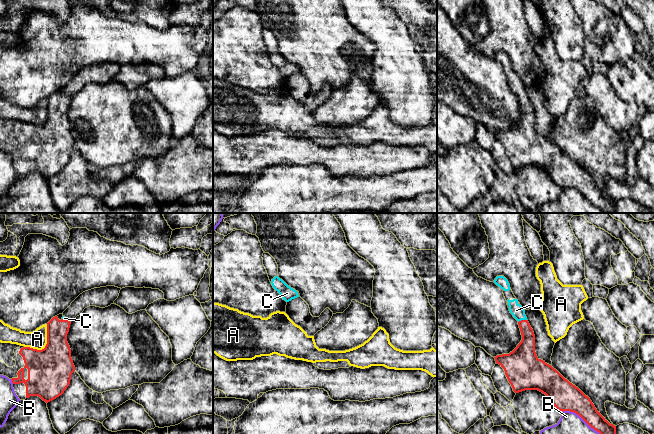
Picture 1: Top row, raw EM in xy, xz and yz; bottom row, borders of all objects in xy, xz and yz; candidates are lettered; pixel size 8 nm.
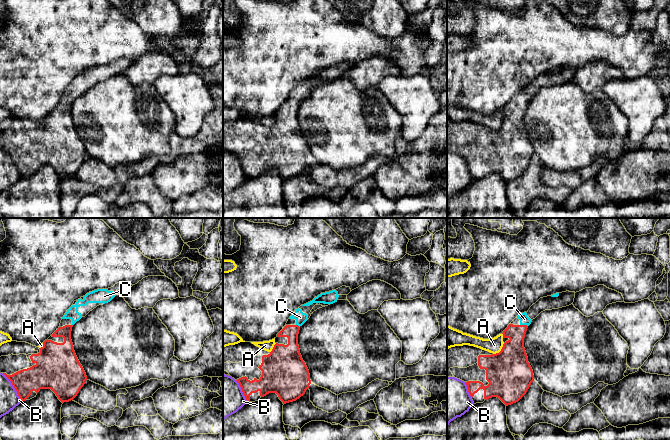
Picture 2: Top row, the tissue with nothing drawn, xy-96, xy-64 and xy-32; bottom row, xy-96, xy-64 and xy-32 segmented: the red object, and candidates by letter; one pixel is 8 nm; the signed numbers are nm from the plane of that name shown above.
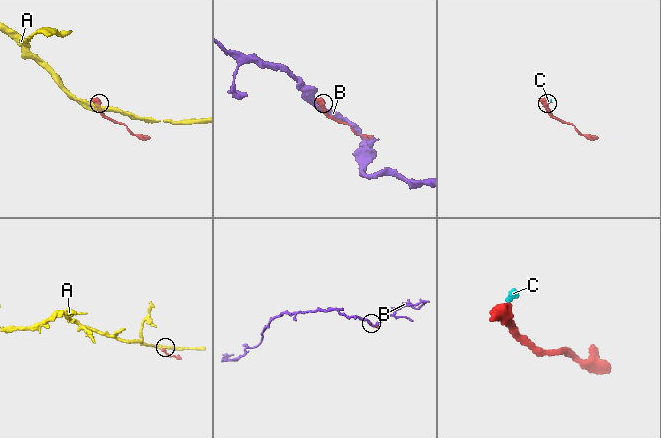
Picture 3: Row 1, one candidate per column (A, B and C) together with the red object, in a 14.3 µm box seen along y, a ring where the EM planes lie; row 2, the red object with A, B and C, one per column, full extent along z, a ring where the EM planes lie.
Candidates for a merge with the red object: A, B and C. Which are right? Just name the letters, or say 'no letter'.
C

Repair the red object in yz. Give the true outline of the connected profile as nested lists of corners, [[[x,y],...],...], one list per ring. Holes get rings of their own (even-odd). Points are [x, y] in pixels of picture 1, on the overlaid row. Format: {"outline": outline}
{"outline": [[[497,276],[494,283],[503,290],[509,311],[518,321],[522,335],[521,342],[512,352],[494,357],[496,363],[504,369],[513,391],[519,393],[538,390],[545,394],[558,410],[576,413],[600,434],[616,434],[616,426],[610,424],[597,411],[588,396],[551,365],[537,357],[533,329],[508,280],[504,276]]]}

